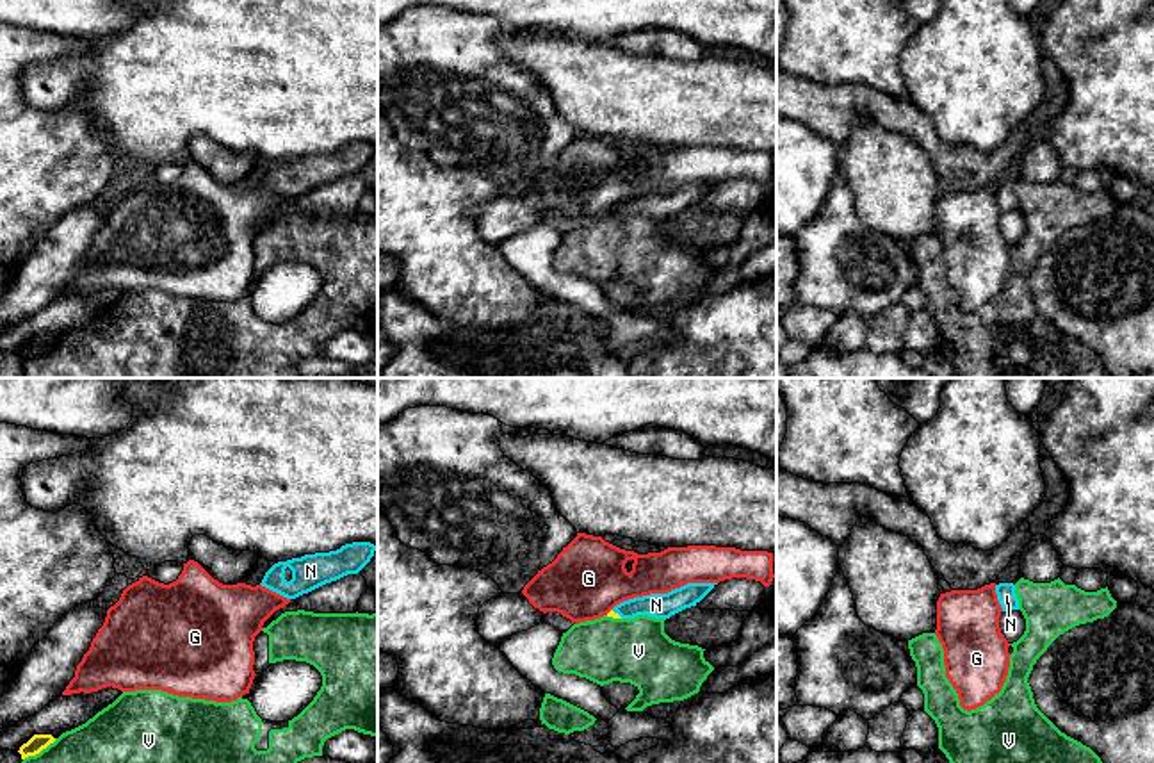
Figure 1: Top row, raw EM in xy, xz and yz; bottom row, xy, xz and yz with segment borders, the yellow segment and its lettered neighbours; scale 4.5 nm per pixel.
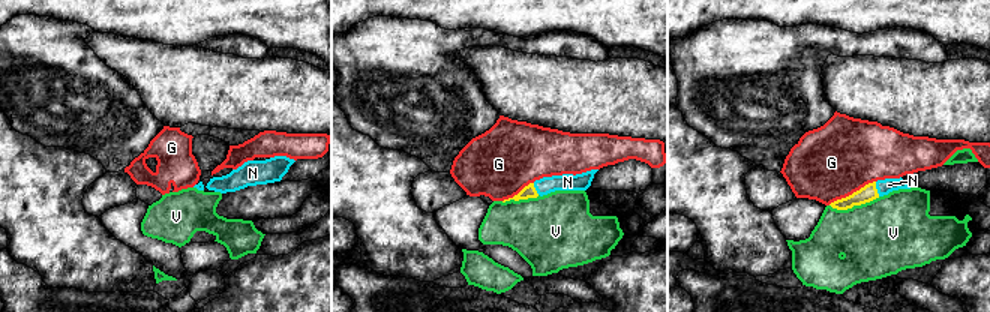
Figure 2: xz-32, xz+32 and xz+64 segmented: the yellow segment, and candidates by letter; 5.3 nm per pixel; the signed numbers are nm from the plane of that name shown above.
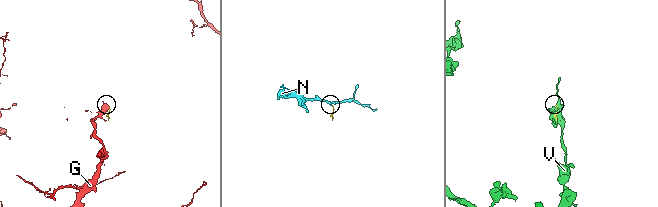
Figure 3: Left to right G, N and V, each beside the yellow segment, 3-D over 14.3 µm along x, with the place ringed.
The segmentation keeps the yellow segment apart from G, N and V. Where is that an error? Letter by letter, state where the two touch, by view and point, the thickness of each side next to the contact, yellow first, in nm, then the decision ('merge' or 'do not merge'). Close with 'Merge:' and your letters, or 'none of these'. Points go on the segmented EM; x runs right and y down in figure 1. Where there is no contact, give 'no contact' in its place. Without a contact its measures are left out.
G: contact xz (609, 612); calibres 30 and 340 nm; do not merge
N: contact xz (617, 614); calibres 30 and 110 nm; merge
V: contact xy (40, 751); calibres 80 and 190 nm; do not merge
Merge: N

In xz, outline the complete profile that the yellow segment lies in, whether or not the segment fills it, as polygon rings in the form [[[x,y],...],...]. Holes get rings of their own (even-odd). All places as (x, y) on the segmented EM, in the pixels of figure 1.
[[[687,583],[668,594],[634,597],[616,604],[607,617],[634,619],[638,615],[648,615],[655,619],[670,619],[686,608],[696,606],[716,585],[718,583]]]

